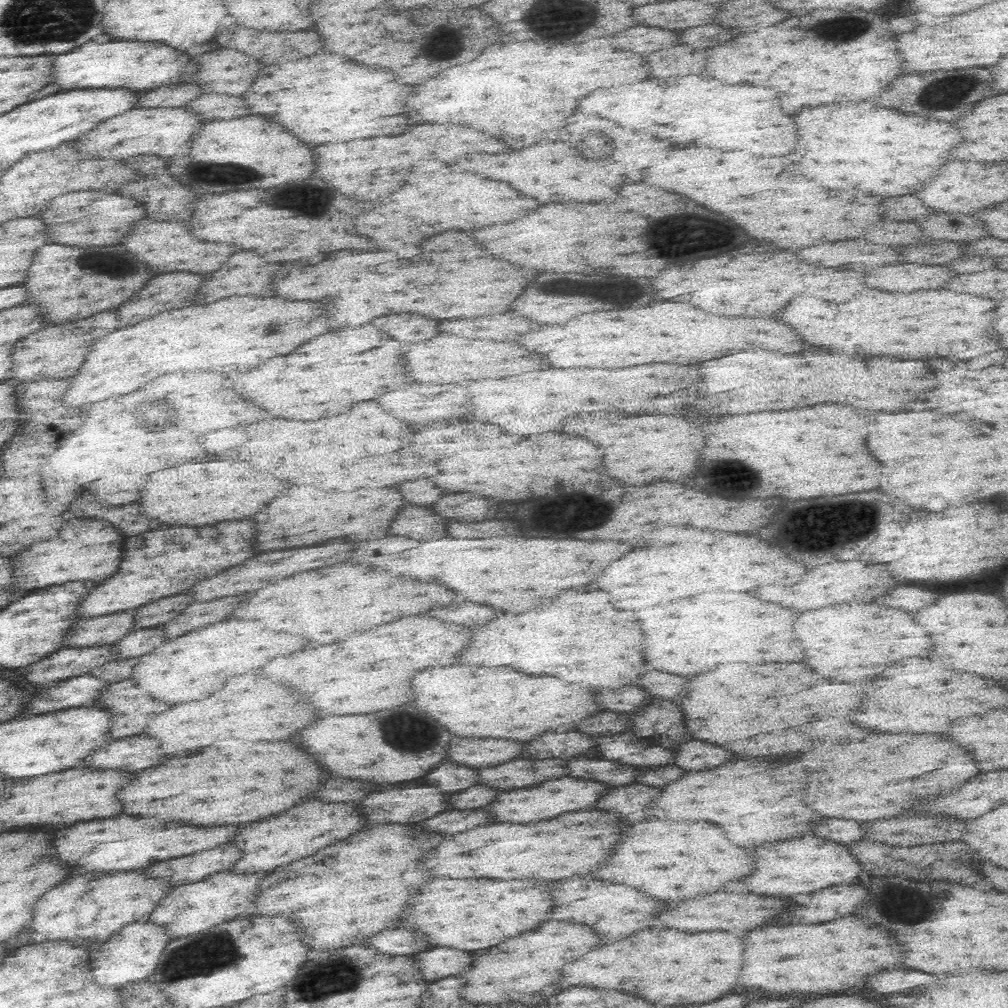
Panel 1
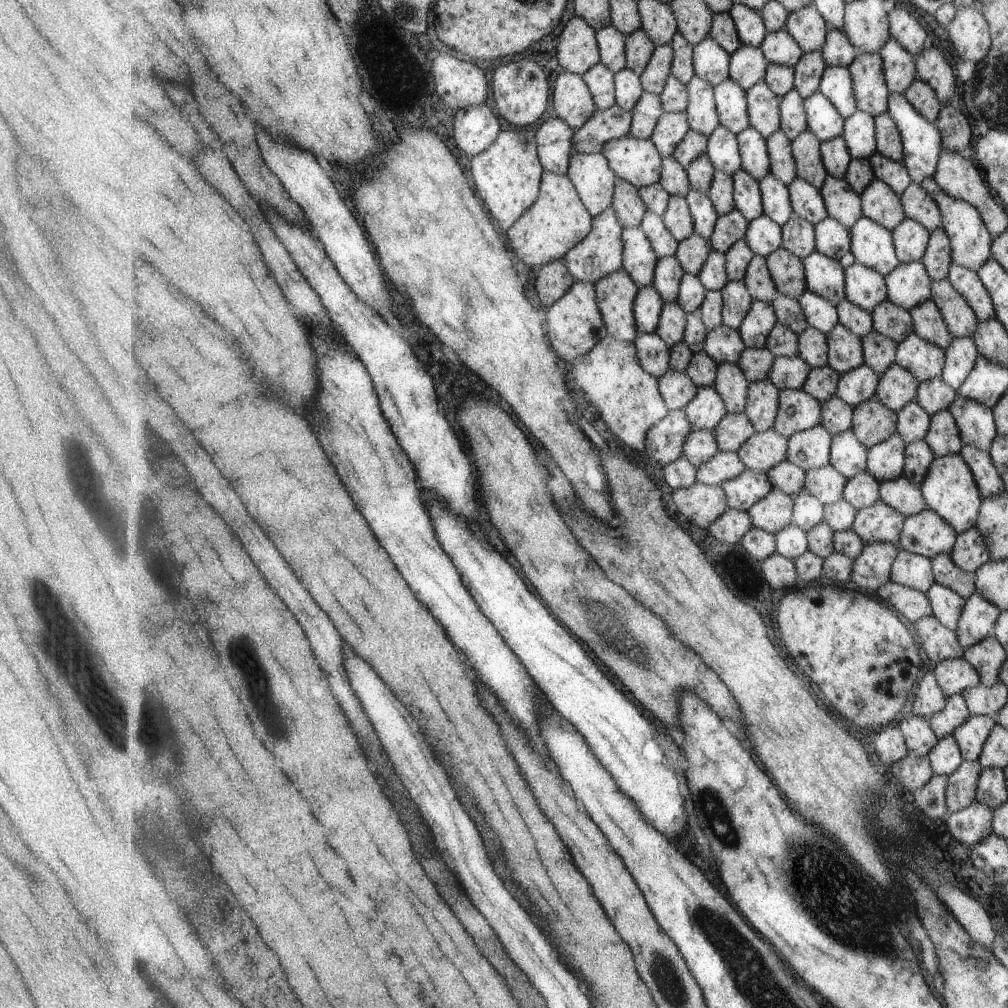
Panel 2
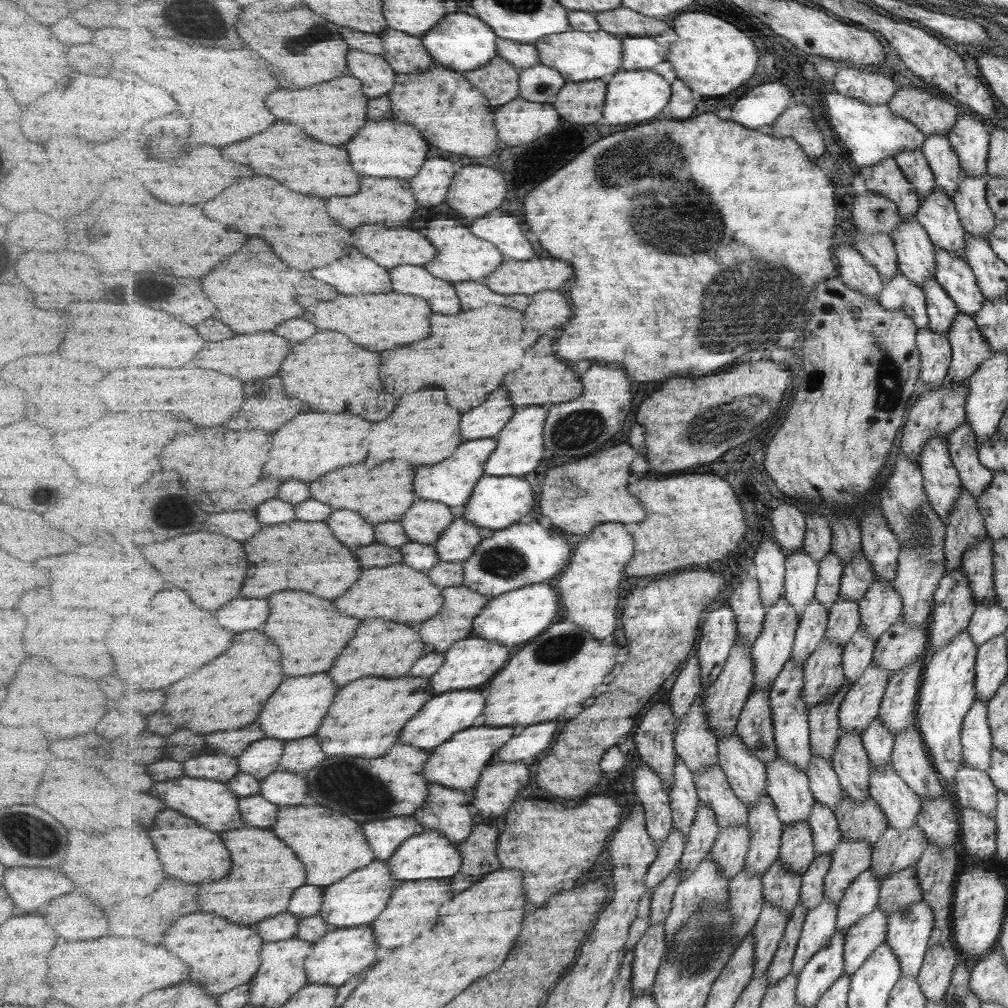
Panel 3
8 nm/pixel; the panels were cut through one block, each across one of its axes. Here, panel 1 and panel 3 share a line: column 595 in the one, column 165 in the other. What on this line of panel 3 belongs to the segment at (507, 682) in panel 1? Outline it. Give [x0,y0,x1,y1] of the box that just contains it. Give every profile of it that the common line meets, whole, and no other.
[165,632,283,734]

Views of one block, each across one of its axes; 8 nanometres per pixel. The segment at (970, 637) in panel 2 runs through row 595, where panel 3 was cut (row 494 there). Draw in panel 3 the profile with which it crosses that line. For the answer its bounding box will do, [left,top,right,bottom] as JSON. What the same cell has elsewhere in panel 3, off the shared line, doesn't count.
[948,421,994,497]

